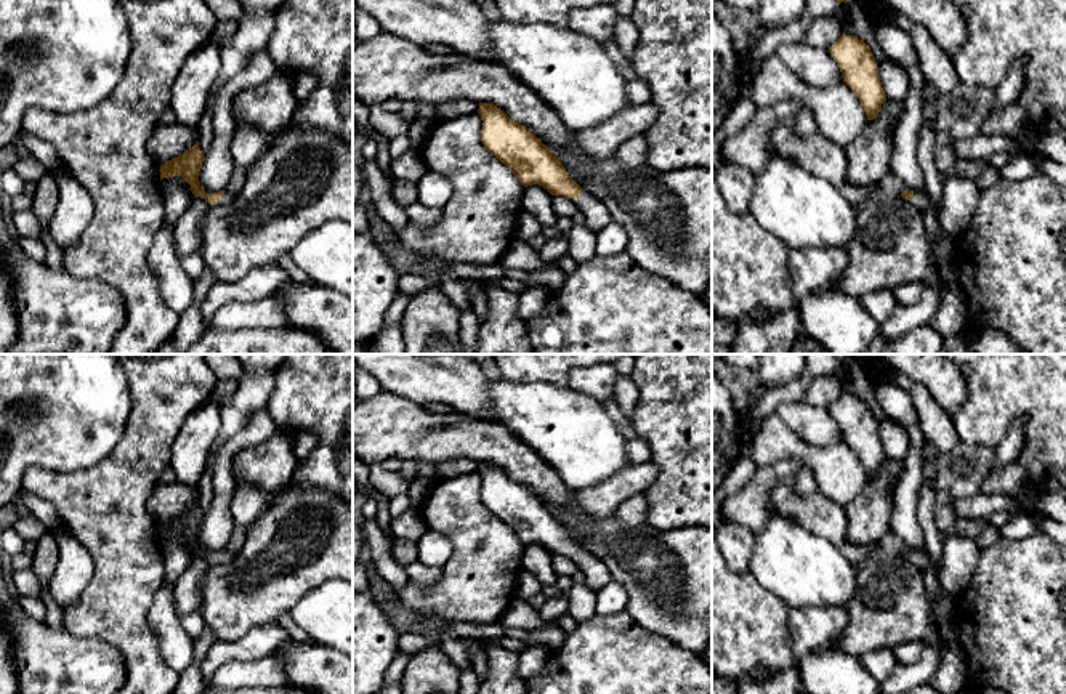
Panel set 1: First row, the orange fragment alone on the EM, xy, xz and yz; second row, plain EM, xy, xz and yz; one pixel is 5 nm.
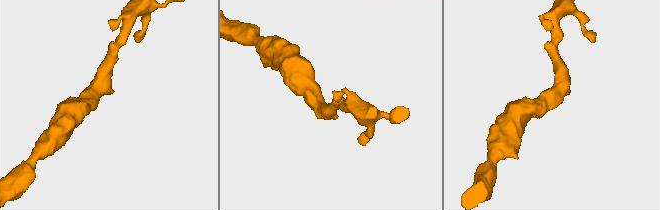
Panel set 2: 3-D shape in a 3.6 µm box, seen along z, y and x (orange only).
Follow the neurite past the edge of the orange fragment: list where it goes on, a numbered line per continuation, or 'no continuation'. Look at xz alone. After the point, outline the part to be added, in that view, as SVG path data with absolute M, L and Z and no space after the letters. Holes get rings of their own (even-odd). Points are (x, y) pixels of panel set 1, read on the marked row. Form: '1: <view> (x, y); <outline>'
1: xz (597, 217); M583 192L579 199L574 200L577 208L585 216L585 226L595 232L600 232L611 221L606 207L598 202L592 194Z

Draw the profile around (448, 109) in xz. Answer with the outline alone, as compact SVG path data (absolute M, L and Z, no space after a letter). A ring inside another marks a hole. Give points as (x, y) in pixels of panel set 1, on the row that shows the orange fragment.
M470 99L442 101L433 104L434 120L449 120L460 115L476 114L479 103Z

